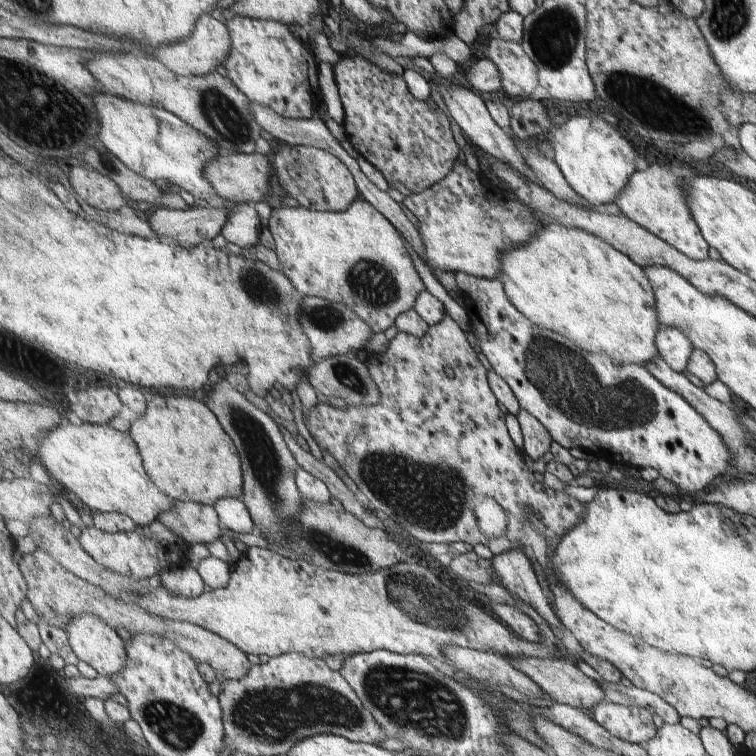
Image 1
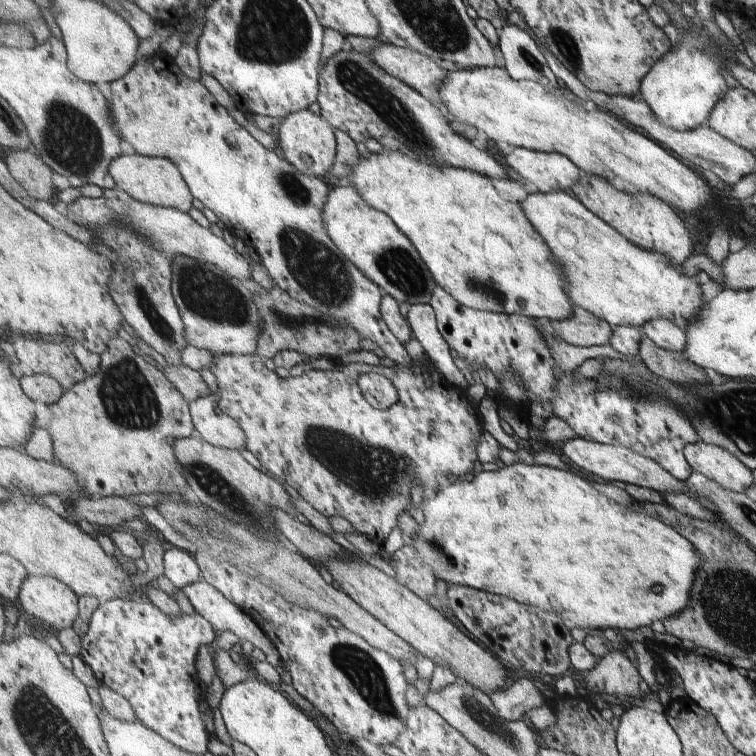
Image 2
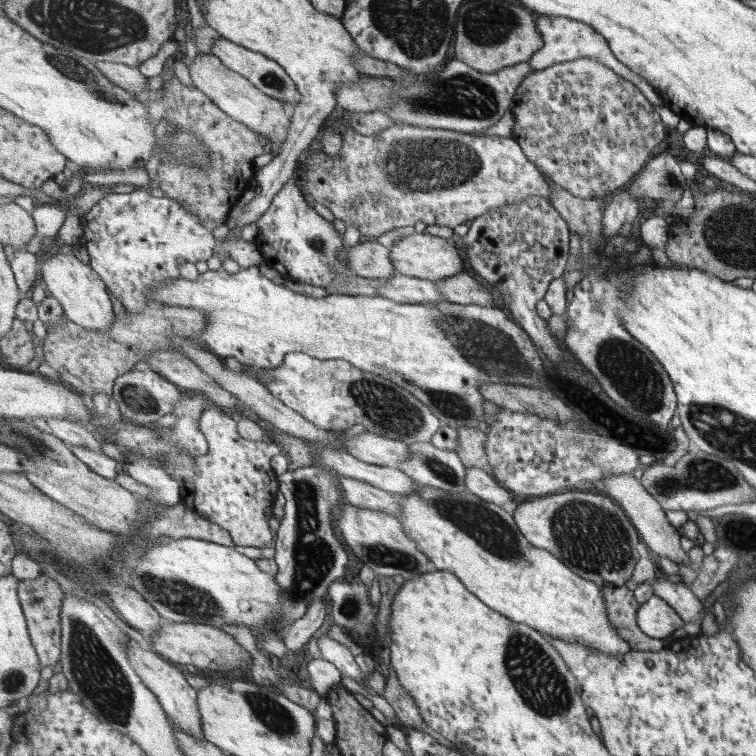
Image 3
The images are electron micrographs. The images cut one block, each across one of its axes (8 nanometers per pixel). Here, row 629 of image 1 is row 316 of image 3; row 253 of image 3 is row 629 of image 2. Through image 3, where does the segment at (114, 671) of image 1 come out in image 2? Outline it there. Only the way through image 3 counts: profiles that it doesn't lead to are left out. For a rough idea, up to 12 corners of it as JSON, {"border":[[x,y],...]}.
{"border":[[31,575],[20,594],[29,616],[71,628],[79,597],[53,576]]}

